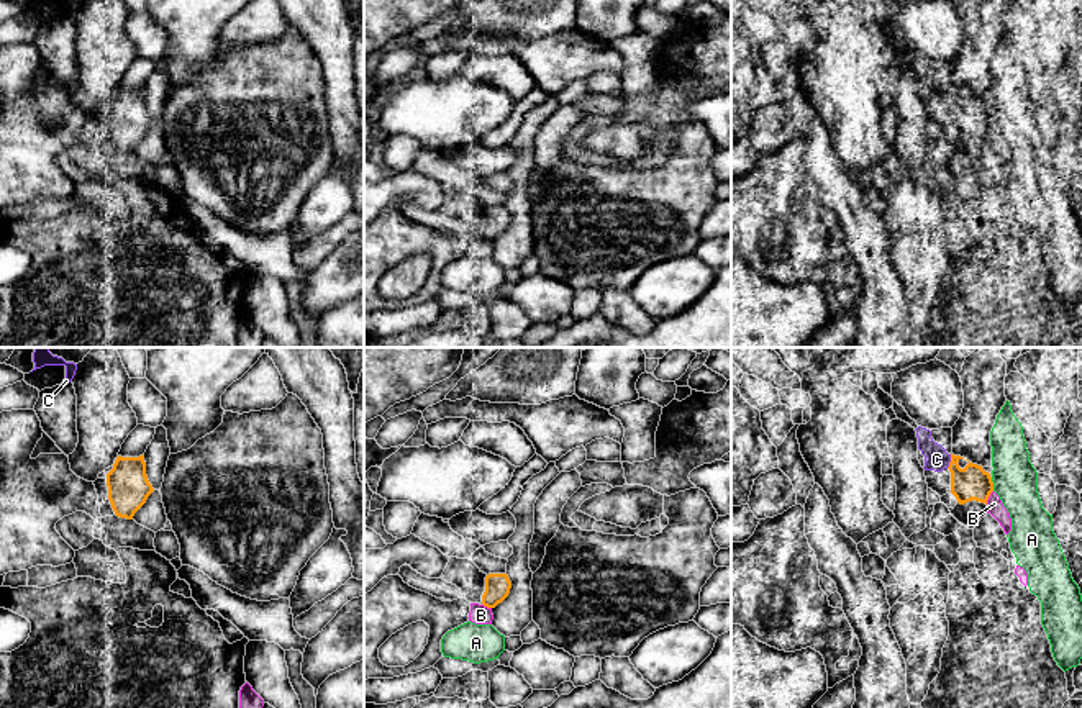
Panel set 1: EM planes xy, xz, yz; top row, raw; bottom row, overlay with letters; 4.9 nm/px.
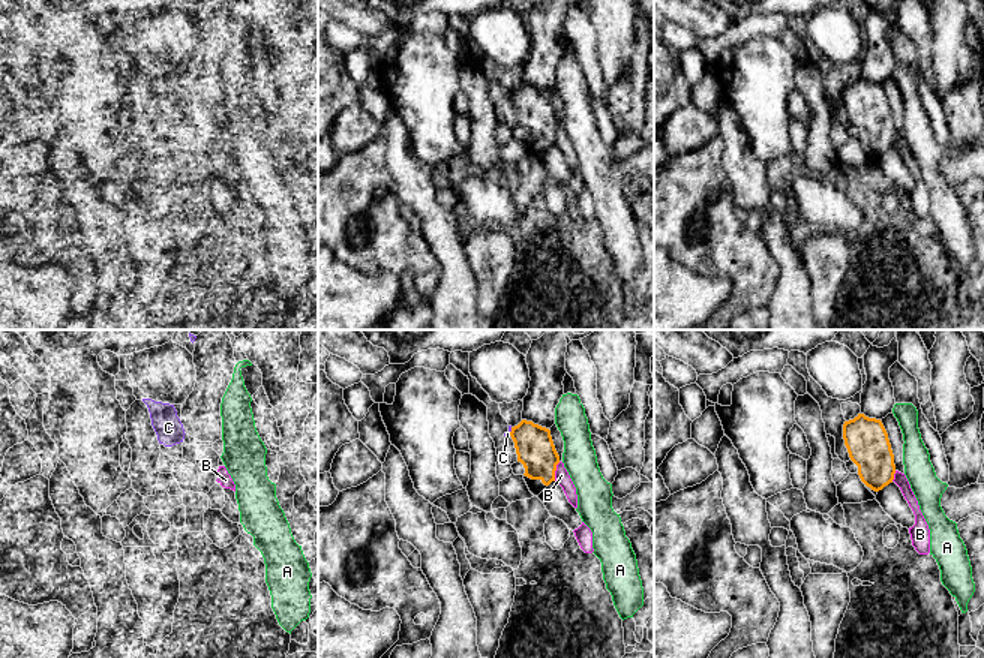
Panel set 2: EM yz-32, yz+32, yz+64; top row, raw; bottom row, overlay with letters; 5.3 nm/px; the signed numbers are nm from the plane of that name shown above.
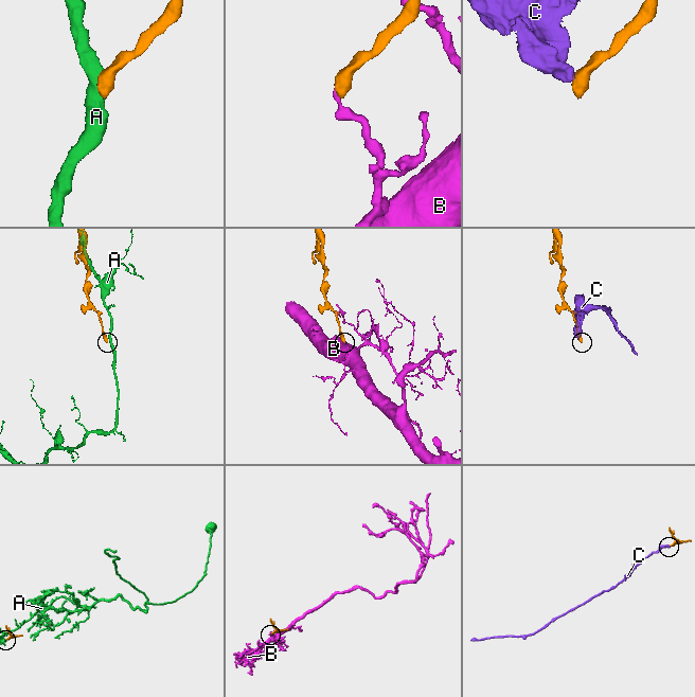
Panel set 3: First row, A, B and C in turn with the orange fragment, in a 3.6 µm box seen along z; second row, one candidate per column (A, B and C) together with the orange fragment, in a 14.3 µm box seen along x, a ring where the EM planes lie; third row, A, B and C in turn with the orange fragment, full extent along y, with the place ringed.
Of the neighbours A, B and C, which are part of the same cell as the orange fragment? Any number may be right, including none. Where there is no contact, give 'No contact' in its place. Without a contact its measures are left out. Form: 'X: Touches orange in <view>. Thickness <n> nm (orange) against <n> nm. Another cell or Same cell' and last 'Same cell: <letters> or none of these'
A: Touches orange in yz. Thickness 170 nm (orange) against 220 nm. Another cell
B: Touches orange in yz. Thickness 170 nm (orange) against 80 nm. Another cell
C: Touches orange in yz. Thickness 170 nm (orange) against 120 nm. Another cell
Same cell: none of these

